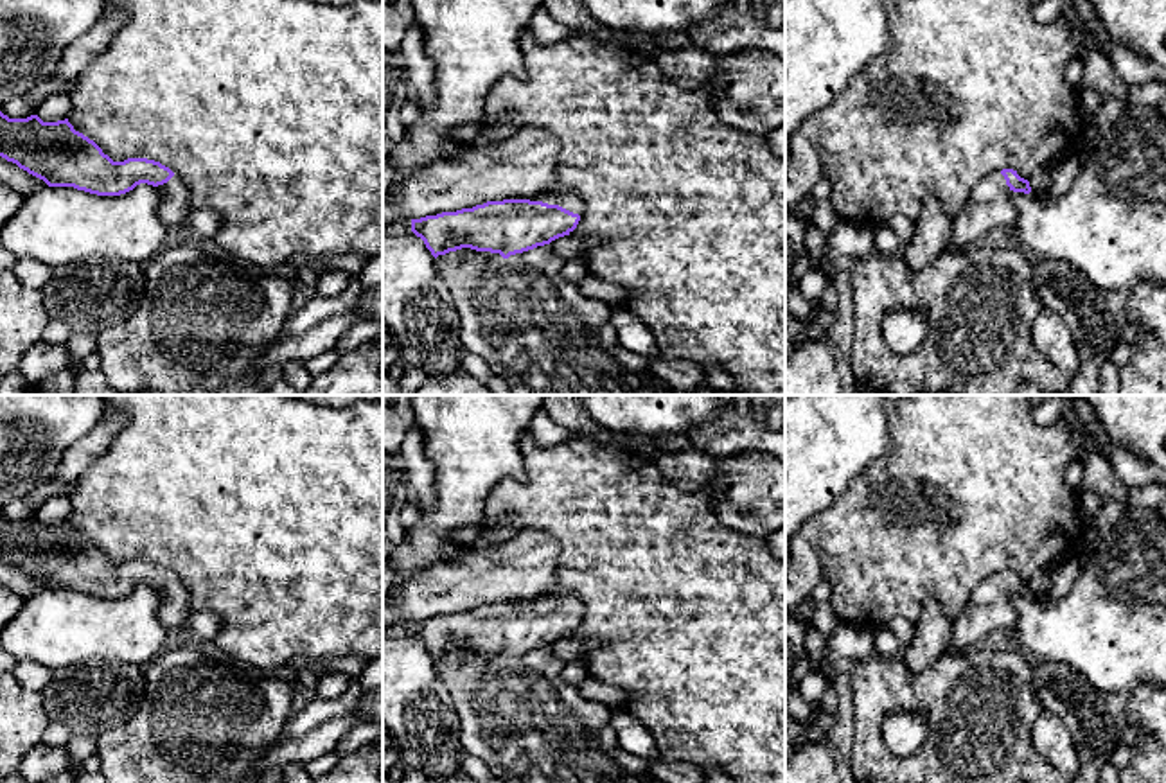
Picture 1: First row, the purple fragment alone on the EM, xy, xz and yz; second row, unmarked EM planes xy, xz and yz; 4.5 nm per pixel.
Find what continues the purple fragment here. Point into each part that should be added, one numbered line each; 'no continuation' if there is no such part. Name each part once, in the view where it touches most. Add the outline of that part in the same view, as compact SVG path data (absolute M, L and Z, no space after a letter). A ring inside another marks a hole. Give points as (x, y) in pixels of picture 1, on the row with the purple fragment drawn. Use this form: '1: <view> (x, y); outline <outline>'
1: xz (568, 200); outline M548 190L541 201L548 203L548 205L559 205L573 214L579 214L579 216L582 212L580 198L570 190Z

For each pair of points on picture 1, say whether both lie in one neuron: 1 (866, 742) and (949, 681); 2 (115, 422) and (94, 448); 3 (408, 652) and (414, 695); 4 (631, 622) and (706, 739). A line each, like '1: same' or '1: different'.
1: same
2: same
3: same
4: same

